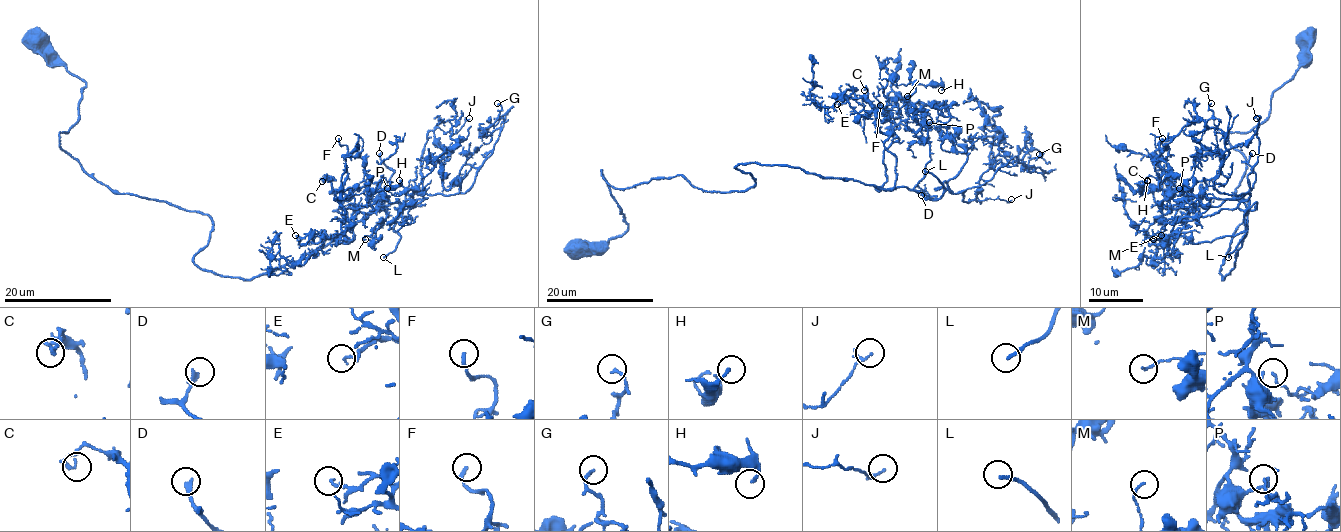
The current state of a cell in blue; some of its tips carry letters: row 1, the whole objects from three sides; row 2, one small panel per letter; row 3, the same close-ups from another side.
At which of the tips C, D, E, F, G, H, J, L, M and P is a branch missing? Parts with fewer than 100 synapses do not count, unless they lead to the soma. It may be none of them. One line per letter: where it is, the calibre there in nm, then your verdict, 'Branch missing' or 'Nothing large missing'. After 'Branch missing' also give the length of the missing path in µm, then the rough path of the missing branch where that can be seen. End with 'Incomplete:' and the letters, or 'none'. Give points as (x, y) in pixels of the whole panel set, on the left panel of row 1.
C: Place: (322, 181). Thickness 190 nm. Nothing large missing
D: Place: (379, 153). Thickness 200 nm. Nothing large missing
E: Place: (295, 235). Thickness 150 nm. Nothing large missing
F: Place: (338, 138). Thickness 170 nm. Nothing large missing
G: Place: (497, 103). Thickness 140 nm. Nothing large missing
H: Place: (399, 180). Thickness 160 nm. Nothing large missing
J: Place: (469, 118). Thickness 110 nm. Nothing large missing
L: Place: (383, 257). Thickness 180 nm. Branch missing. Missing length about 40 µm. Course of what is missing: (383, 257), (342, 260), (342, 266), (344, 258), (333, 265), (333, 273), (313, 269), (295, 299)
M: Place: (365, 239). Thickness 120 nm. Nothing large missing
P: Place: (387, 188). Thickness 130 nm. Nothing large missing
Incomplete: L

